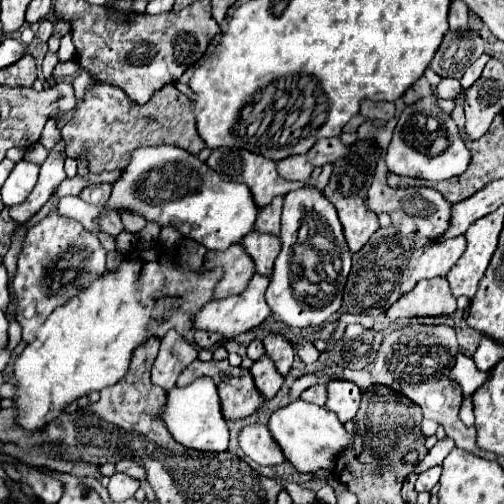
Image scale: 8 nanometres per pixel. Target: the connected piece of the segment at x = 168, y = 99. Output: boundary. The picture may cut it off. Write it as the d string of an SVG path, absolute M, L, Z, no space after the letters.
M173 82L155 92L147 104L135 104L119 86L95 84L85 94L85 102L77 108L73 118L65 124L65 144L65 154L69 158L75 158L79 152L87 150L87 162L93 174L123 170L131 162L133 152L141 146L171 144L195 156L205 148L195 128L191 102Z

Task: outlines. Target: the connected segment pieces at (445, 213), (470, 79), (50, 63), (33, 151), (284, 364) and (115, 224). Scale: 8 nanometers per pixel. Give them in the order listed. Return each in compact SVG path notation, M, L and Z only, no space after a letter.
M383 157L377 162L375 178L367 194L367 204L373 212L385 212L391 216L391 224L403 234L405 238L427 238L437 240L443 232L447 232L451 224L451 208L453 204L443 198L441 192L435 188L419 186L419 188L391 188L387 184L388 168Z
M483 54L483 56L479 56L479 58L475 60L475 64L471 64L471 68L467 68L467 72L465 72L463 78L461 78L461 86L463 86L465 90L471 88L471 84L473 84L475 80L479 80L479 76L481 76L483 66L487 64L487 60L489 60L489 56Z
M49 52L47 56L45 56L42 63L42 73L44 77L44 81L48 84L48 86L54 86L55 82L51 77L52 71L55 68L55 64L57 64L57 52Z
M37 142L26 149L23 159L41 165L47 156L48 150L40 142Z
M269 334L263 338L265 344L265 352L273 358L277 370L281 374L287 374L291 364L293 364L293 356L295 356L295 346L281 334Z
M103 212L103 216L97 216L97 222L99 222L101 230L111 236L117 236L119 232L123 232L123 224L121 224L121 218L117 212Z

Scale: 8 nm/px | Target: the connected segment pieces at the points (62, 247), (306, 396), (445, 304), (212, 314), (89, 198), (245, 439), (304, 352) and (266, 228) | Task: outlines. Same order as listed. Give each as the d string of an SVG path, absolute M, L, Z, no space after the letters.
M55 210L27 232L23 252L17 260L17 274L11 284L15 302L9 302L7 312L21 322L25 342L35 340L37 330L57 306L105 272L105 254L105 248L93 232L77 220L59 216Z
M319 384L319 386L307 388L307 390L301 394L301 400L313 402L313 404L317 404L317 406L325 406L325 402L327 402L327 386Z
M443 276L421 280L411 292L401 298L385 312L391 322L413 316L441 316L457 310L457 302L449 290L449 282Z
M255 274L249 288L231 298L211 300L195 316L195 328L219 332L225 338L237 336L259 326L271 314L265 298L261 298L261 276Z
M91 184L87 188L81 190L79 198L87 204L105 204L107 202L107 196L111 196L111 184Z
M249 424L239 432L241 450L261 466L275 466L285 460L279 444L271 438L265 424Z
M303 342L303 344L297 348L297 352L299 352L299 358L301 358L305 364L311 364L311 362L315 362L315 360L319 358L319 350L317 350L311 342Z
M277 196L267 208L261 210L259 220L255 224L257 232L271 232L279 234L279 220L281 220L281 206L283 206L283 196Z

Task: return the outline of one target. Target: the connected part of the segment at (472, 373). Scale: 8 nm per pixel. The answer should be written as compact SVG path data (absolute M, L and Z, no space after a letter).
M459 354L453 370L449 372L449 376L451 376L453 382L457 382L461 386L465 396L471 396L475 392L475 388L479 388L483 384L483 380L487 378L487 372L481 372L475 366L473 358L469 358L465 354Z

